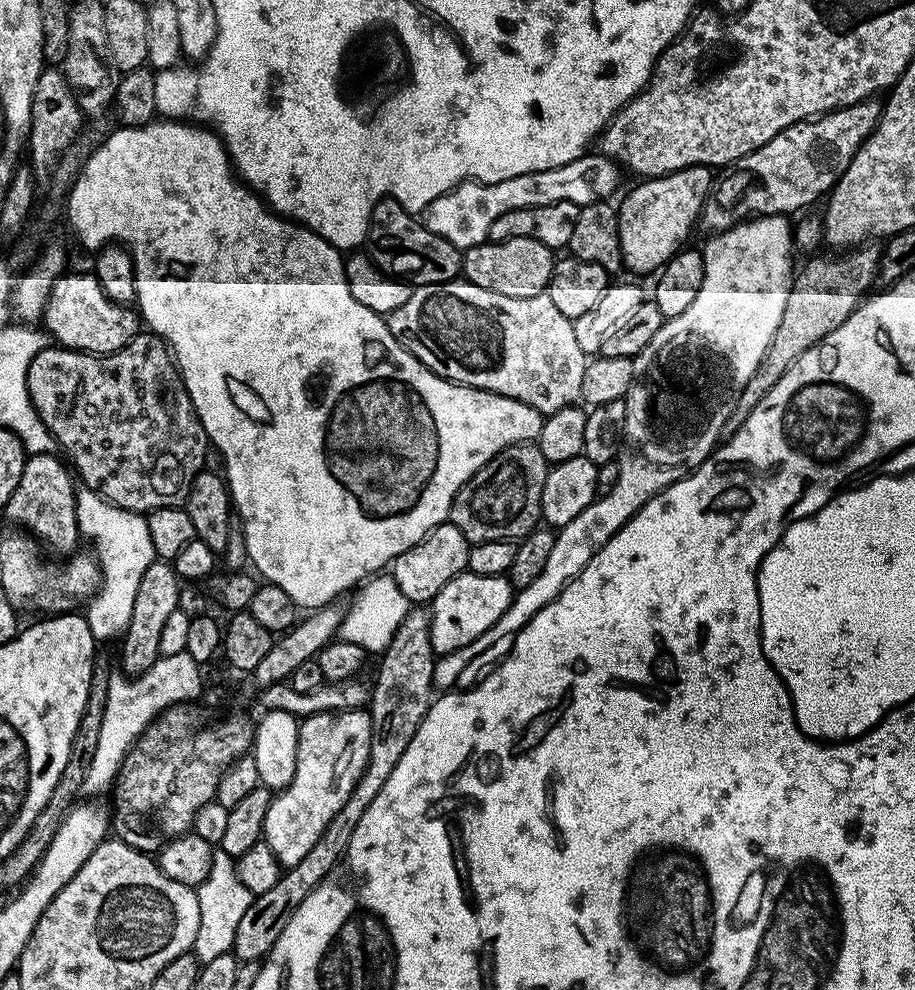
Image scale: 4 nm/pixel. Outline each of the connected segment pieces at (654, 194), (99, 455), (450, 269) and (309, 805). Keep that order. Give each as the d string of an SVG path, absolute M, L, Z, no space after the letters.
M695 164L668 176L645 179L624 201L619 201L618 238L623 267L632 272L655 273L681 251L688 231L697 227L713 179L711 167Z
M144 330L141 331L140 335L133 338L126 347L117 352L97 354L94 352L74 352L71 348L59 346L51 347L42 349L40 353L37 351L32 357L28 367L28 397L32 400L38 418L42 418L42 422L52 433L53 441L58 445L58 448L61 448L59 451L70 461L79 483L87 491L98 493L109 504L116 504L128 512L147 514L159 508L181 507L188 499L188 491L194 478L200 472L205 471L204 459L207 458L208 452L210 453L210 441L194 406L190 402L190 394L186 390L184 379L180 376L180 369L177 368L175 360L172 359L172 353L166 341L161 336L156 335L155 332Z
M391 198L379 200L374 206L372 218L368 221L366 255L388 276L393 276L396 280L403 280L405 284L411 284L417 288L448 284L461 275L464 267L464 252L456 248L454 242L434 234L434 230L430 230L413 213L405 210L399 202Z
M349 710L347 712L319 712L313 716L305 716L299 721L298 730L298 762L294 770L294 778L272 797L270 810L266 810L263 843L270 846L270 850L285 869L293 868L302 858L306 858L310 846L318 842L322 830L344 806L350 798L358 778L368 761L370 754L370 738L372 737L372 719L367 711Z

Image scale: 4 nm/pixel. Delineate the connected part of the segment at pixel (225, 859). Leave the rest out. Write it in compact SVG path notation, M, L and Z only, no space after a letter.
M219 848L213 851L210 874L197 887L197 896L199 898L199 928L192 950L201 963L204 963L231 951L234 934L237 933L238 925L253 904L255 896L246 889L246 886L238 882L234 858Z

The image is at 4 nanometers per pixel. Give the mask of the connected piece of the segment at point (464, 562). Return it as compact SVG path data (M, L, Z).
M451 522L439 524L431 530L410 550L398 554L398 558L390 565L390 575L398 584L398 590L408 600L409 605L424 606L433 600L454 578L458 578L468 567L468 549L470 545L466 534L458 530Z

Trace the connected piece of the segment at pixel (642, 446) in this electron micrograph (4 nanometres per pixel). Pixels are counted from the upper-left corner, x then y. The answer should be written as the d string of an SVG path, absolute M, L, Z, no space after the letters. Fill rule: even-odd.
M758 216L735 224L730 230L717 232L709 235L708 240L702 245L704 253L704 277L702 278L702 290L698 290L694 302L682 314L669 316L664 324L650 338L650 342L633 359L634 382L630 382L630 390L623 402L626 406L626 418L624 419L623 443L620 446L618 461L618 480L614 488L605 496L597 495L574 522L570 522L565 528L556 532L554 550L546 561L542 574L530 582L530 586L519 589L513 595L510 606L474 642L462 646L453 652L445 652L439 657L434 666L433 685L440 690L452 690L457 687L460 675L479 658L483 652L491 650L495 644L502 640L515 637L517 632L525 626L572 581L576 575L594 558L594 554L646 502L650 502L652 496L657 496L663 488L683 480L690 472L696 471L703 460L711 457L720 440L720 431L730 418L738 398L742 394L742 386L750 382L750 374L762 362L762 354L766 354L766 346L770 346L770 338L774 338L774 330L778 330L778 322L782 322L782 310L786 310L786 298L792 289L792 252L794 253L794 228L789 217L782 216Z

